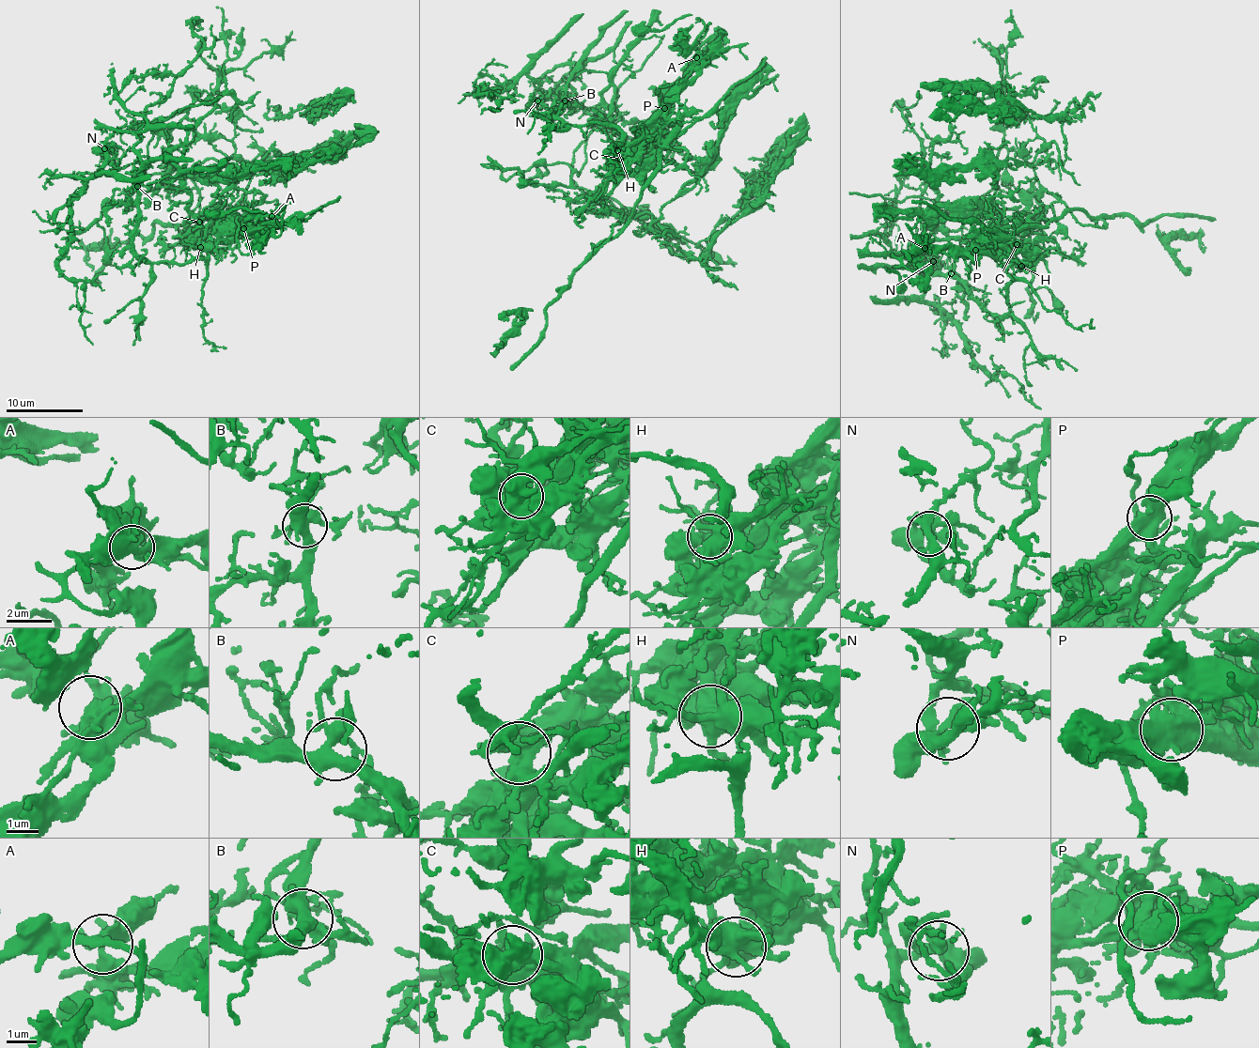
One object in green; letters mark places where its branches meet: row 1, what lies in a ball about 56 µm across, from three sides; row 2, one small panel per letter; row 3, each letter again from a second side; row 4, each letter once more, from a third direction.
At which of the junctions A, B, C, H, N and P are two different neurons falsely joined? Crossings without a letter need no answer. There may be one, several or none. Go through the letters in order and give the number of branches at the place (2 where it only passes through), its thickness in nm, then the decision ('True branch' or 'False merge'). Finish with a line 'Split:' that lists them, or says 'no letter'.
A: Branches: 5. Thickness 440 nm. False merge
B: Branches: 7. Thickness 440 nm. True branch
C: Branches: 5. Thickness 500 nm. False merge
H: Branches: 5. Thickness 500 nm. True branch
N: Branches: 6. Thickness 380 nm. True branch
P: Branches: 5. Thickness 550 nm. False merge
Split: A, C, P

